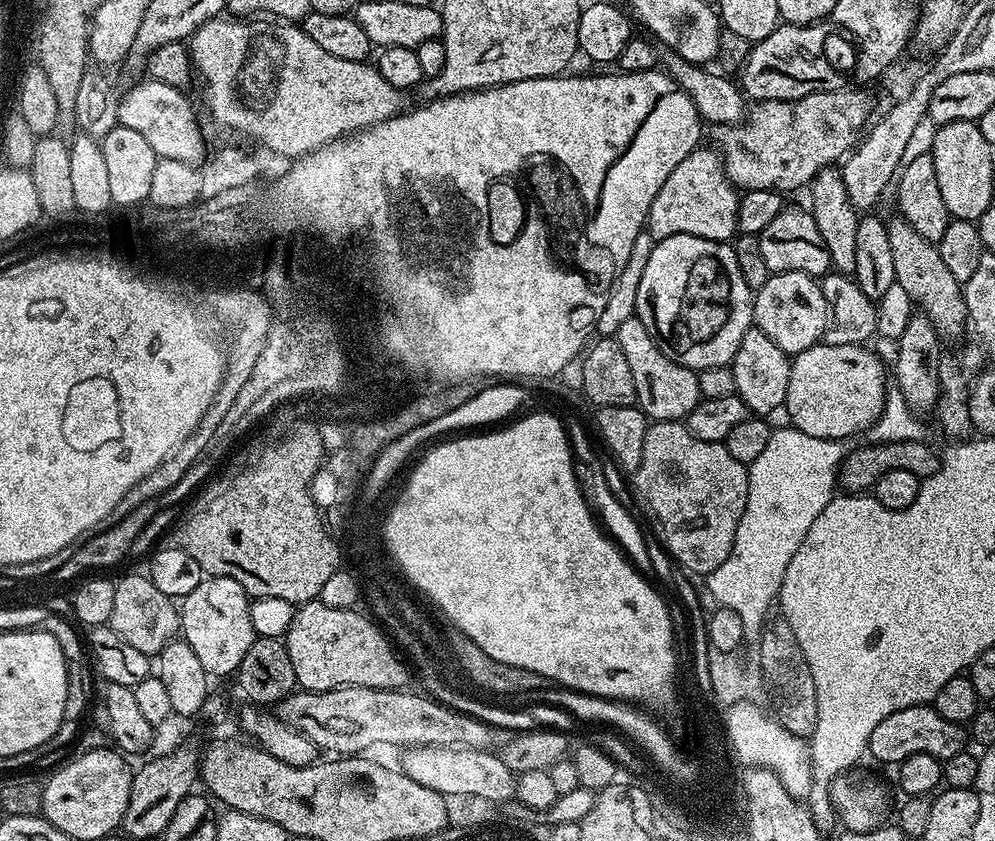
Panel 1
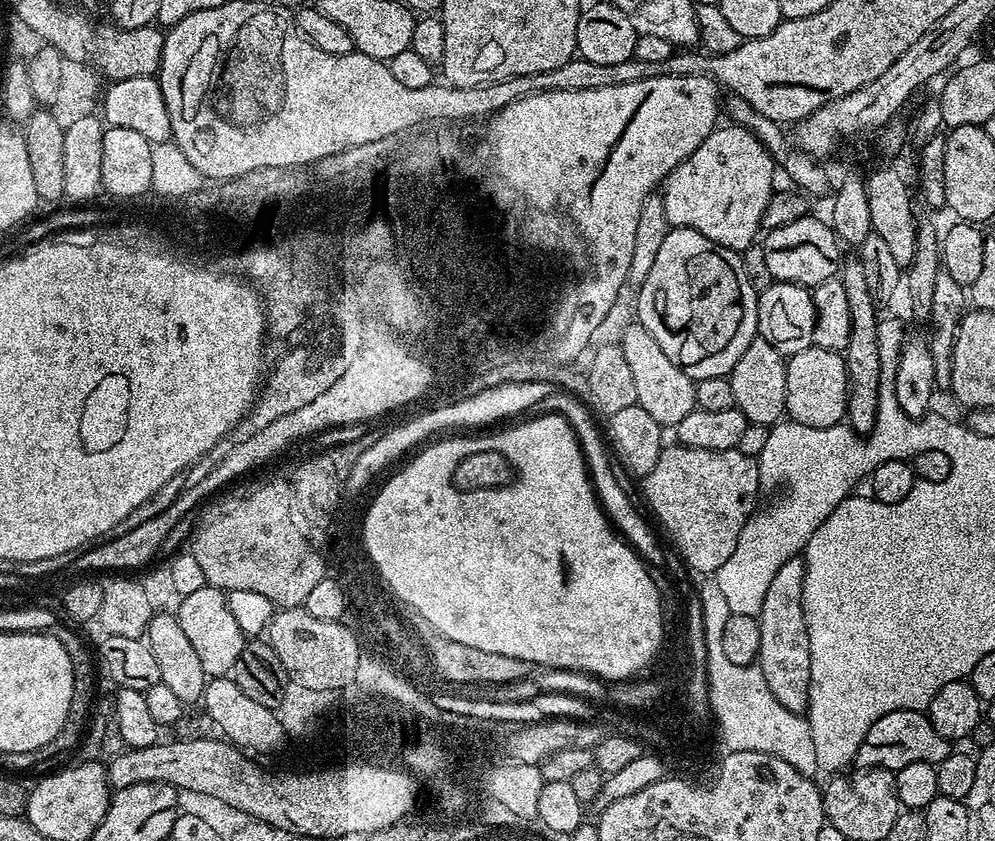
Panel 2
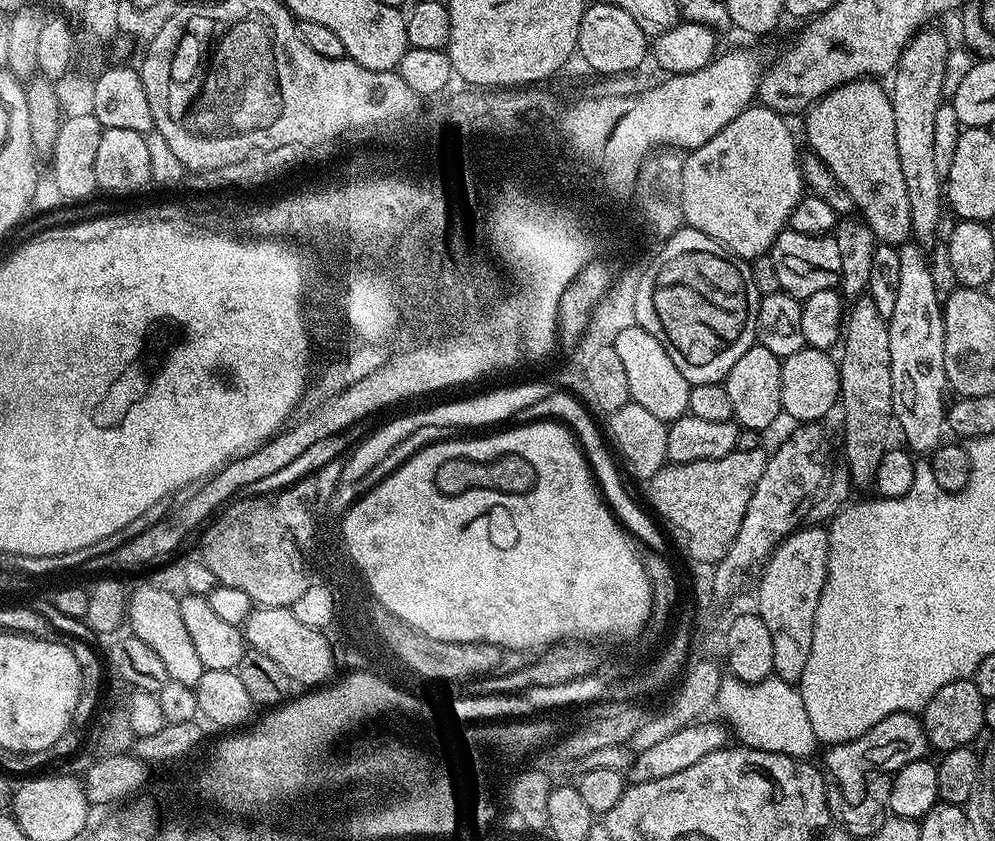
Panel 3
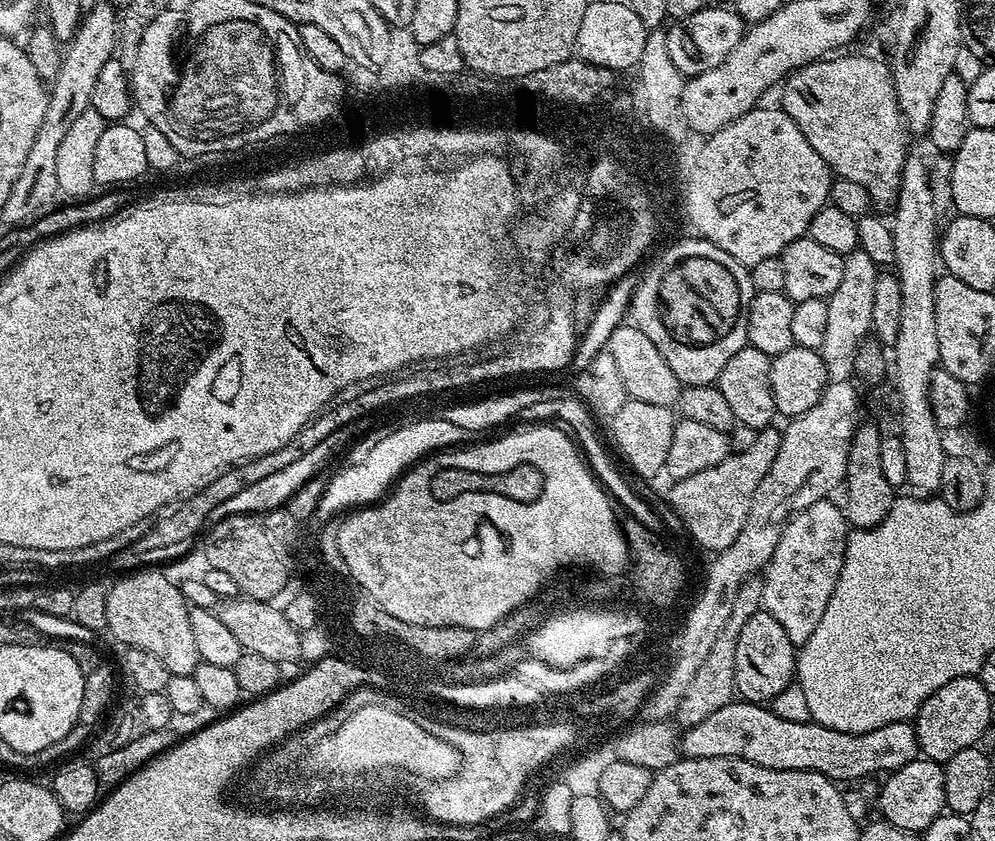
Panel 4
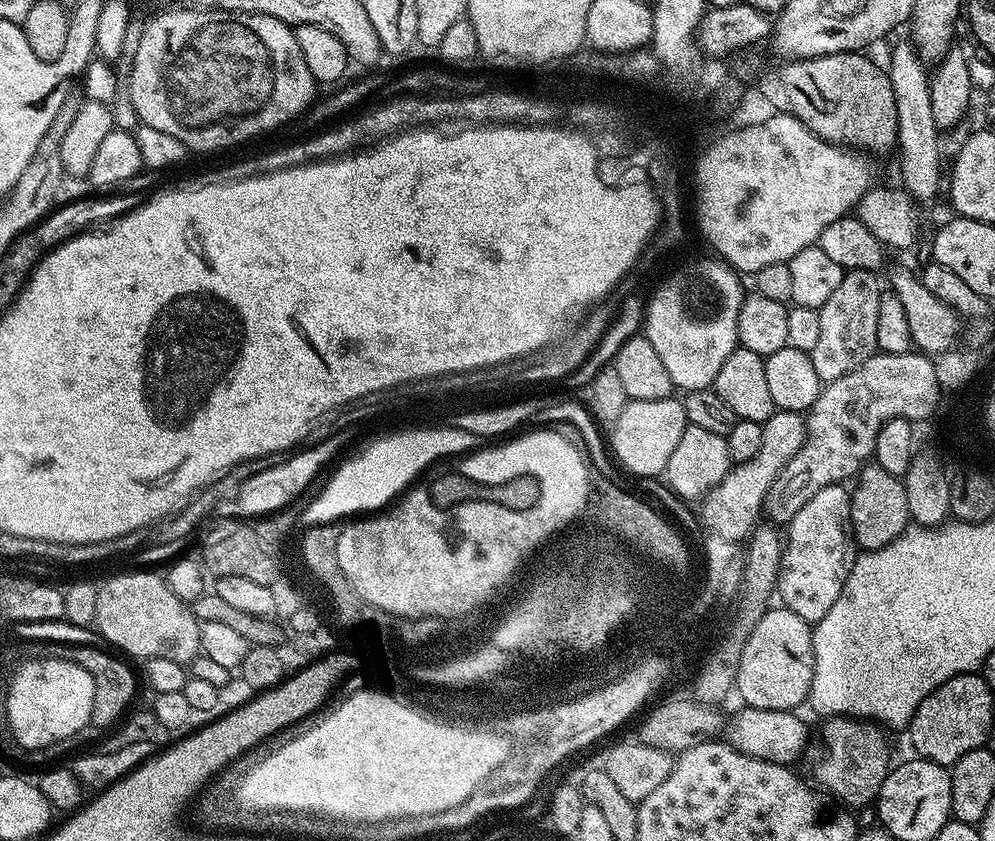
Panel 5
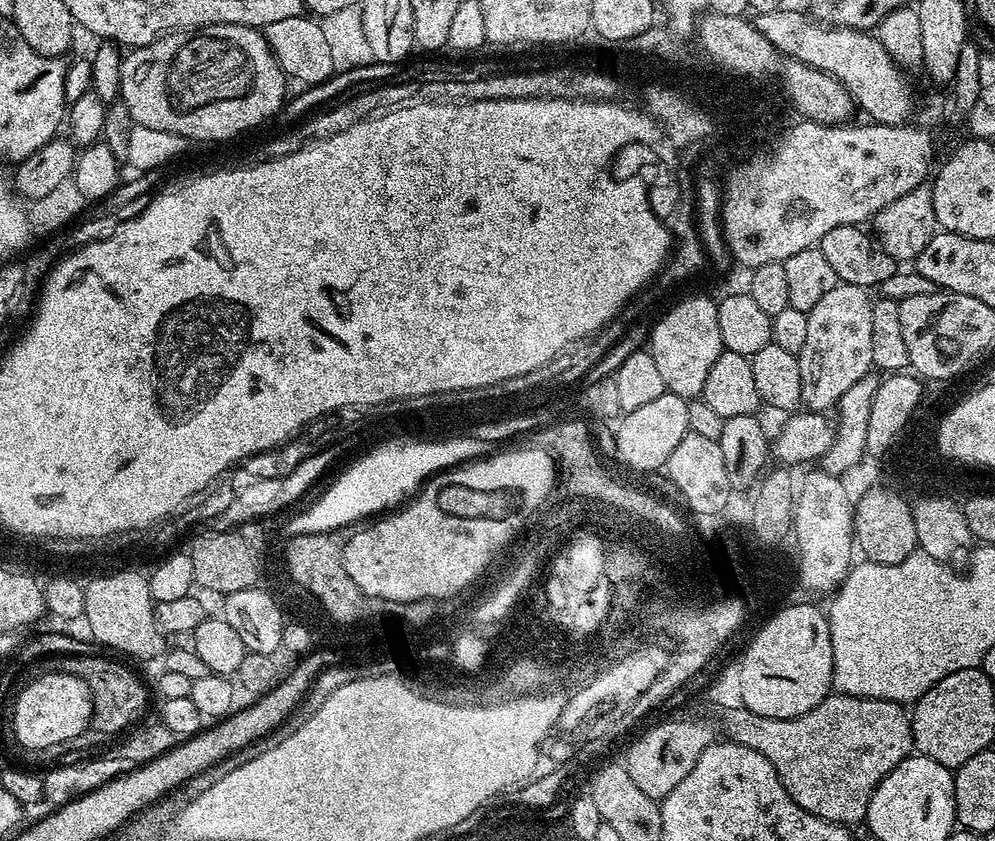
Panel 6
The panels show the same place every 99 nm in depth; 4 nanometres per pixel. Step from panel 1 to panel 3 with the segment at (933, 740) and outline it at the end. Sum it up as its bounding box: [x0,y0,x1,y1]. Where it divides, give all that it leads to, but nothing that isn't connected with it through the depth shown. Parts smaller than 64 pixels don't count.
[823,712,930,784]

